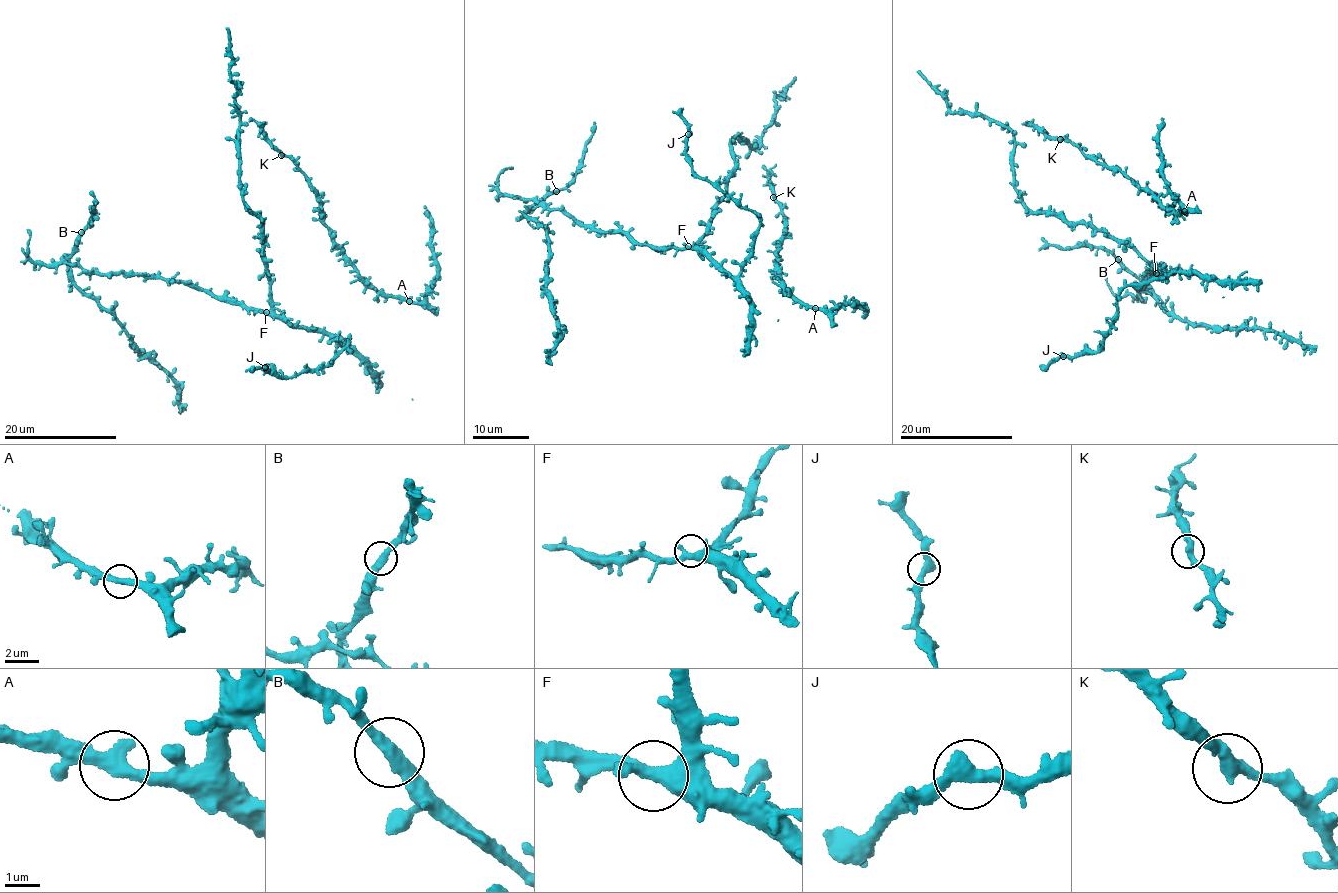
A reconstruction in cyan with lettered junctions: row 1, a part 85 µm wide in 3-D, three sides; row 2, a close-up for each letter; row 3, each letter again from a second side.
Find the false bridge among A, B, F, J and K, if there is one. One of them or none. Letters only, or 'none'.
none

